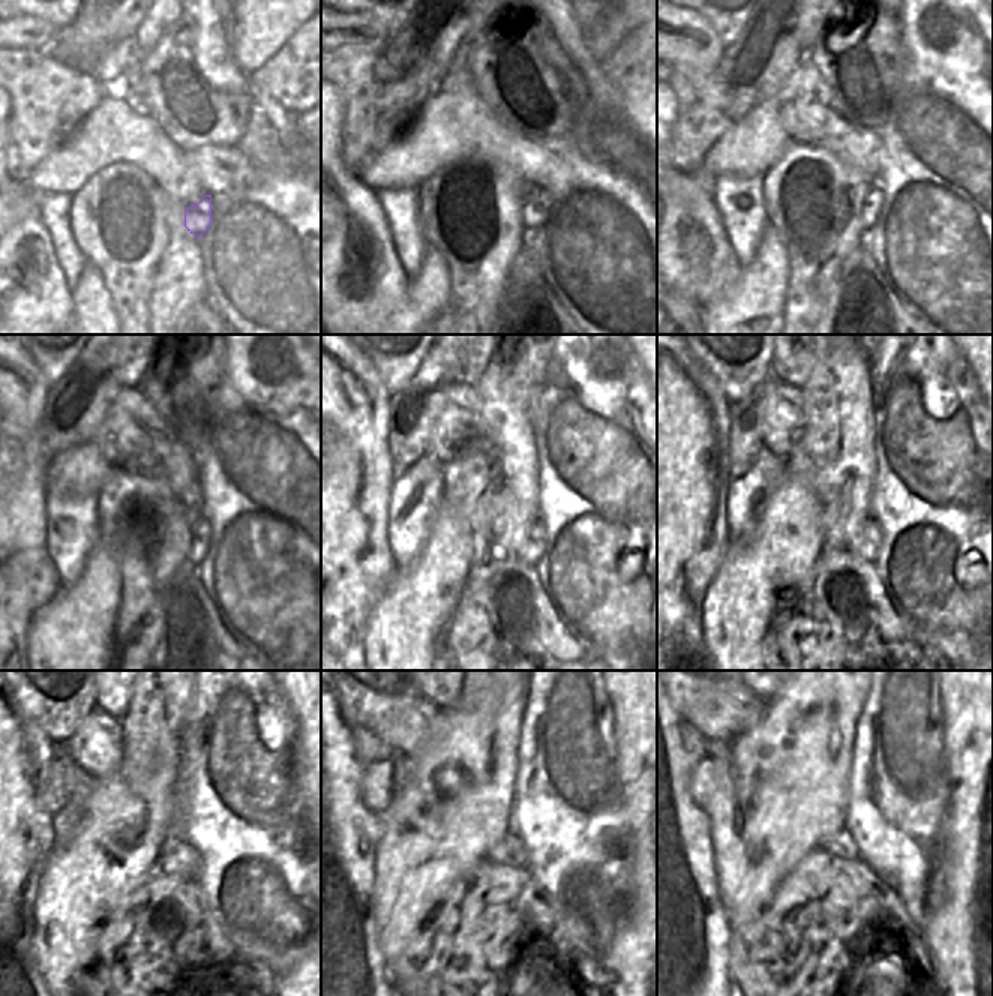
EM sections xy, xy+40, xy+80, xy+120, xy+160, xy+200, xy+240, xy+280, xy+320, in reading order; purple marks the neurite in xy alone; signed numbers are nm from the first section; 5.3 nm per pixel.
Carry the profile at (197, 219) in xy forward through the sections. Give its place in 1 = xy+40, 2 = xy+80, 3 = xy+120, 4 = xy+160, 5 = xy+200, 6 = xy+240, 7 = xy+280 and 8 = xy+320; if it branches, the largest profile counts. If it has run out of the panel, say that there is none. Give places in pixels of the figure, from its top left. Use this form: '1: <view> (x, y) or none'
1: xy+40 (536, 207)
2: xy+80 (873, 200)
3: xy+120 (201, 536)
4: xy+160 (536, 539)
5: xy+200 (870, 545)
6: xy+240 (176, 858)
7: xy+280 (510, 851)
8: xy+320 (840, 845)

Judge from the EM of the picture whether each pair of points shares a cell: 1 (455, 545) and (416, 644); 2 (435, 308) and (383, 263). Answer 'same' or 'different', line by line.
1: same
2: different

